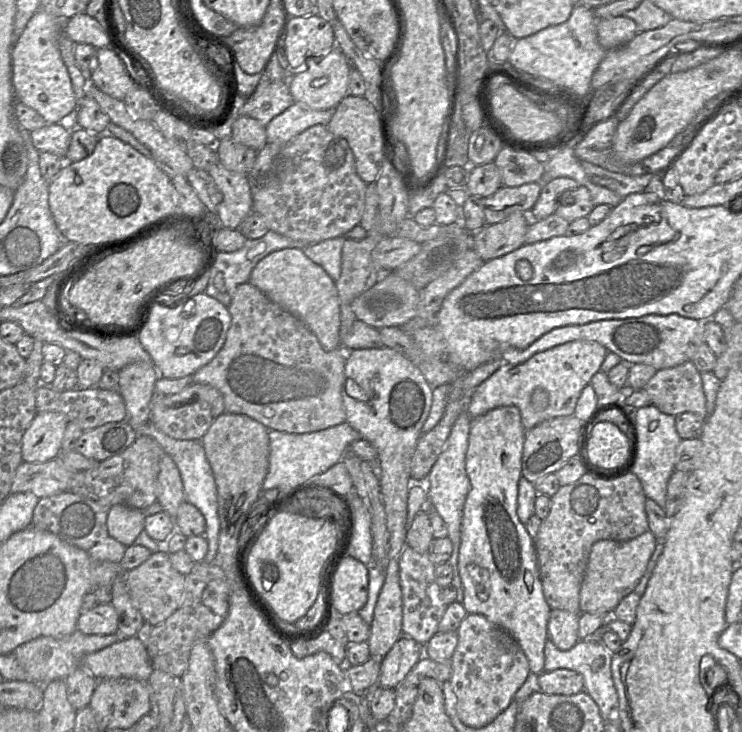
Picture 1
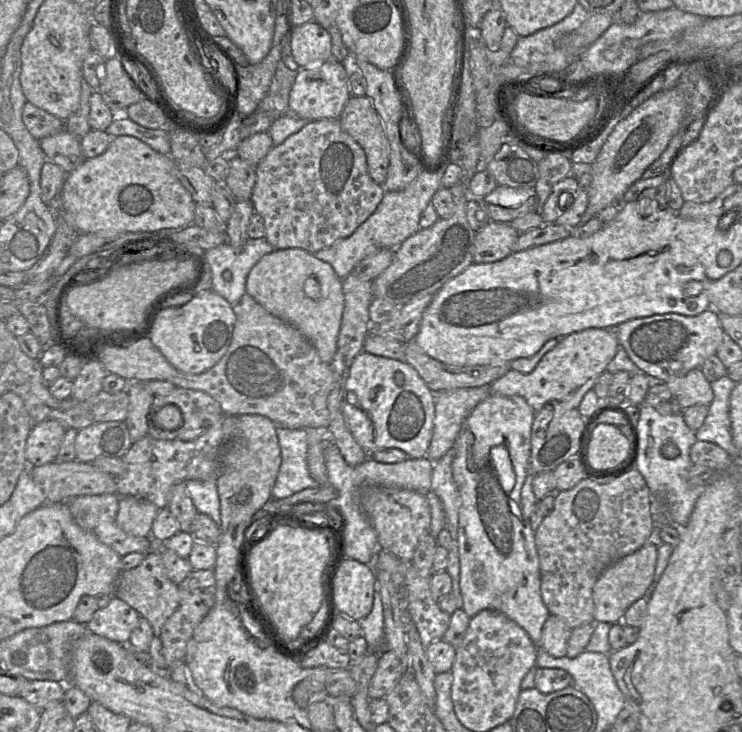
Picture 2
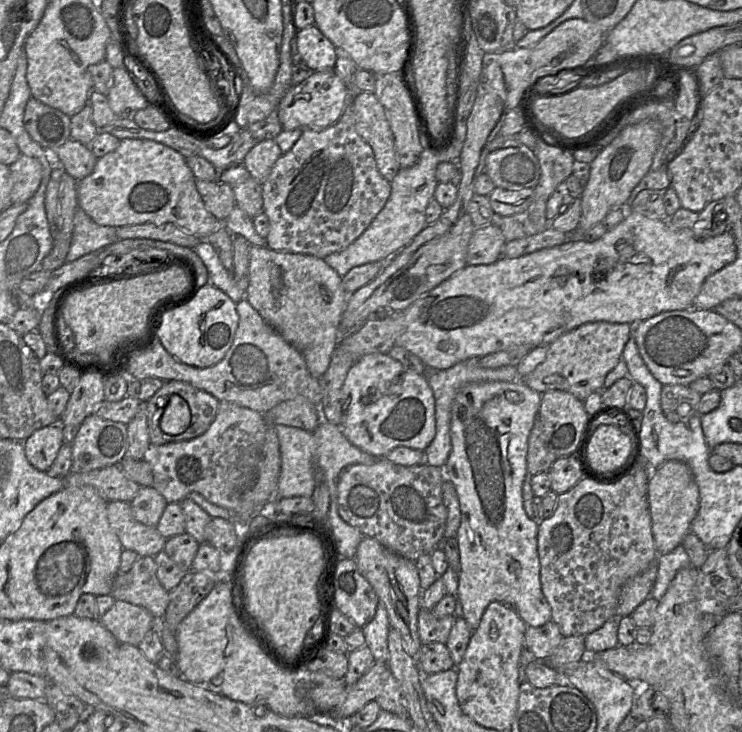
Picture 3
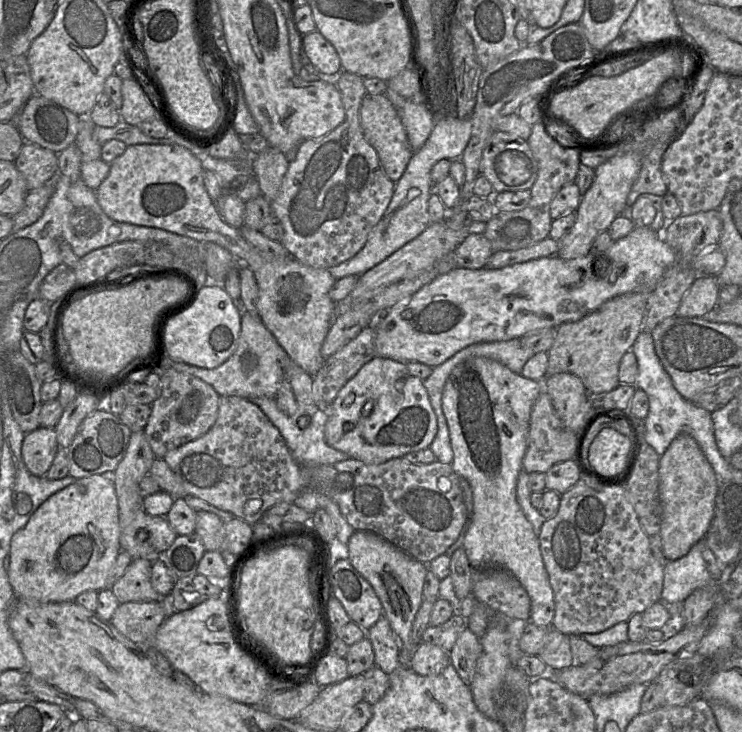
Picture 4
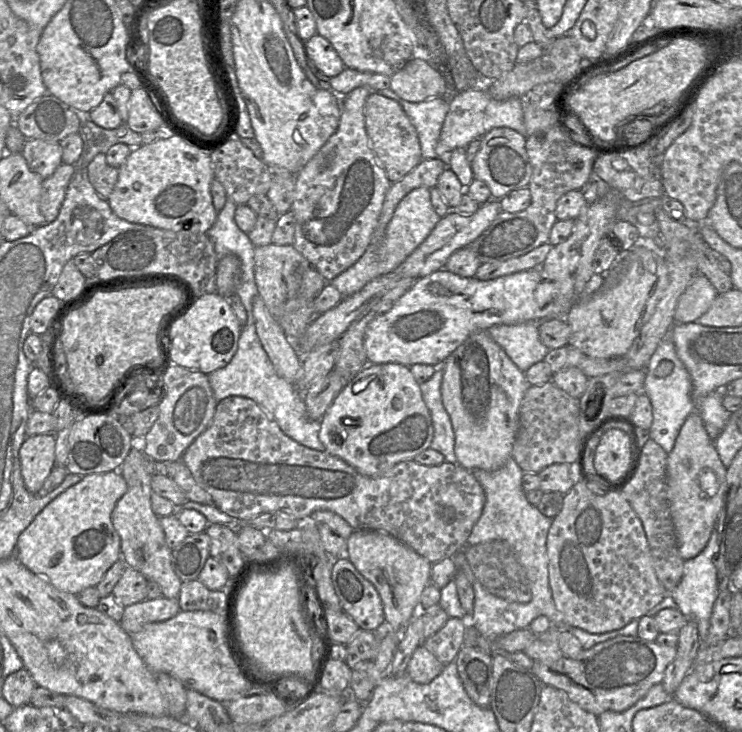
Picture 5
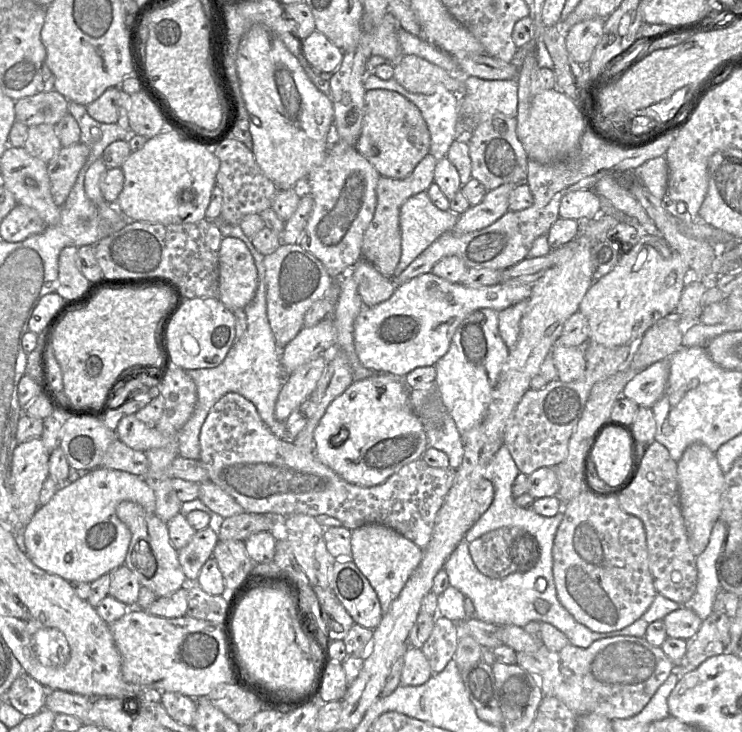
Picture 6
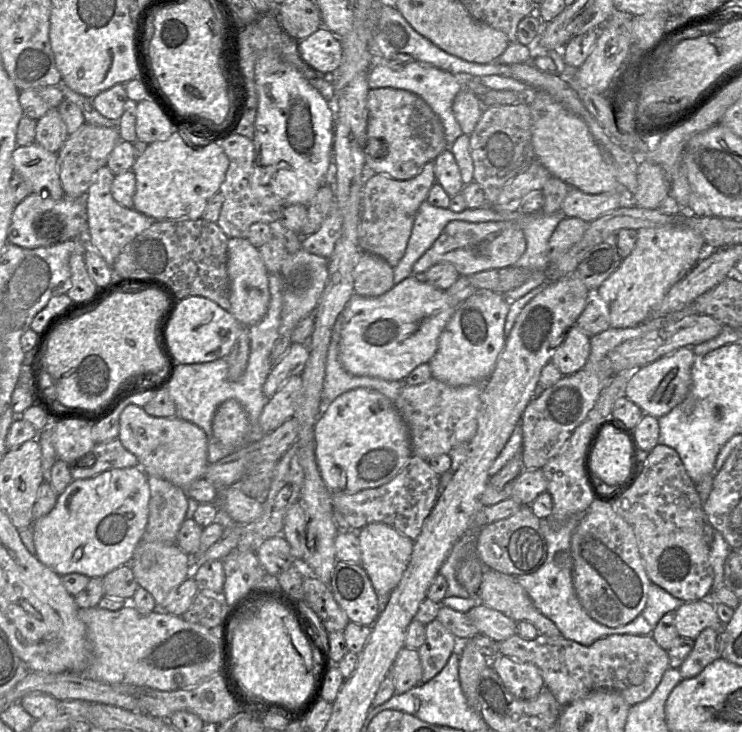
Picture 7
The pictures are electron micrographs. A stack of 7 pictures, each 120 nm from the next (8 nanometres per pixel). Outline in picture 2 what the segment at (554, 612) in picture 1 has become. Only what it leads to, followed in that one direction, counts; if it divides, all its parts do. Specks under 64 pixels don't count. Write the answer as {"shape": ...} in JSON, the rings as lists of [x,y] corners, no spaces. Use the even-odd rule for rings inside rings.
{"shape":[[[550,614],[543,625],[539,644],[539,650],[543,650],[555,658],[566,656],[568,639],[572,629],[565,621]]]}

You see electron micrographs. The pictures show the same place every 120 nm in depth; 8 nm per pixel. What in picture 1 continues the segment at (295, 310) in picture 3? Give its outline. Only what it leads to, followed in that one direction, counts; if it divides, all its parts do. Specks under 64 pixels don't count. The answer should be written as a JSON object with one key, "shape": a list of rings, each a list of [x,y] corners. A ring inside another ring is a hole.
{"shape":[[[285,248],[271,252],[256,264],[248,282],[272,302],[300,319],[316,336],[324,350],[332,351],[340,347],[340,304],[335,282],[321,266],[310,260],[302,249]]]}

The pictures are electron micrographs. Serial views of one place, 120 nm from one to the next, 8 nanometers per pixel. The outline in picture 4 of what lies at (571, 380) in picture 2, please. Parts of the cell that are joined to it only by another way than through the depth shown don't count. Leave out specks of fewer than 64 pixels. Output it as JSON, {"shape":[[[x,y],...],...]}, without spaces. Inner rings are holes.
{"shape":[[[631,292],[616,296],[597,310],[576,322],[562,323],[556,328],[555,340],[548,352],[547,375],[570,373],[579,377],[590,395],[604,395],[620,385],[619,364],[623,355],[630,351],[642,330],[649,294]]]}

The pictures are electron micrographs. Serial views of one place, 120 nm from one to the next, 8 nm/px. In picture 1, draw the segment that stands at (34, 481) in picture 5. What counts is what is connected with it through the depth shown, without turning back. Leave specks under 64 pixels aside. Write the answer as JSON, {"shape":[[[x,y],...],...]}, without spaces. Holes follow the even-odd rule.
{"shape":[[[37,412],[22,437],[22,459],[42,463],[61,453],[68,418],[60,412]]]}

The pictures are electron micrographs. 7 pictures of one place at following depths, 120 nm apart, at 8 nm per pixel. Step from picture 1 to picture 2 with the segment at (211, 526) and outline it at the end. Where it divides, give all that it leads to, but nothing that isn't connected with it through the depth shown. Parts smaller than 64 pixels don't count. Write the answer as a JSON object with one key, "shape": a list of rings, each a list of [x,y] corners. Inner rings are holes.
{"shape":[[[188,480],[185,483],[197,511],[211,517],[221,528],[220,500],[216,481]]]}

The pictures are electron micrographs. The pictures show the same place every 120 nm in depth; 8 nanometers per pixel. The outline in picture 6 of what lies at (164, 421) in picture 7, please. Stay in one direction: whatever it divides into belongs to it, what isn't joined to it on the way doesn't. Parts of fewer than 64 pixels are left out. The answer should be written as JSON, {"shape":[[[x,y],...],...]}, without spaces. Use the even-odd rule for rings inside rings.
{"shape":[[[124,416],[115,429],[117,438],[128,447],[145,452],[151,448],[161,448],[174,440],[176,435],[163,435],[155,427],[148,427],[135,417]]]}

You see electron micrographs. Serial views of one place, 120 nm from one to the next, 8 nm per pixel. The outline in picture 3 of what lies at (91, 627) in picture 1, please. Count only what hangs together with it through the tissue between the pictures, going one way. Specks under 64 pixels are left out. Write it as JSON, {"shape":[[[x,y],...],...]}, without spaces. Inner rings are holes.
{"shape":[[[115,600],[114,604],[99,617],[99,620],[120,642],[134,646],[138,646],[145,634],[156,625],[155,618],[147,609],[121,600]]]}

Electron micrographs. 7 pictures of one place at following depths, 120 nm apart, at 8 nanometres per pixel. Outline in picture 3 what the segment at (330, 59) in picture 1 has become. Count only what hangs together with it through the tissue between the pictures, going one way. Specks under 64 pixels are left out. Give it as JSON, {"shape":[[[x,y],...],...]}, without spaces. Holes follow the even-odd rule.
{"shape":[[[316,71],[300,84],[290,87],[278,105],[283,130],[321,131],[334,125],[350,100],[350,90],[333,71]]]}

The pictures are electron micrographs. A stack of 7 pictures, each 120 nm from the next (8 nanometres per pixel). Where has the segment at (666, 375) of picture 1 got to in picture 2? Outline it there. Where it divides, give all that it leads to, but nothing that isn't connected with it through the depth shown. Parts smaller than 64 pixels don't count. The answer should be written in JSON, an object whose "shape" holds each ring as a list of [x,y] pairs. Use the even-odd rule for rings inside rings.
{"shape":[[[699,368],[692,369],[682,377],[673,377],[664,383],[682,409],[694,405],[709,406],[713,401],[714,394],[710,382]]]}

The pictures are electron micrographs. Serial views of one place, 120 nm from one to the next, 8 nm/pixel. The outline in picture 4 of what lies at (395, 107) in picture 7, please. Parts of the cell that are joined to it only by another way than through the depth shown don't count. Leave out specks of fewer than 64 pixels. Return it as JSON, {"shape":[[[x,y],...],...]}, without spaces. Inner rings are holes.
{"shape":[[[385,94],[364,96],[360,107],[360,125],[363,135],[378,154],[385,174],[396,183],[403,175],[413,154],[401,117]]]}

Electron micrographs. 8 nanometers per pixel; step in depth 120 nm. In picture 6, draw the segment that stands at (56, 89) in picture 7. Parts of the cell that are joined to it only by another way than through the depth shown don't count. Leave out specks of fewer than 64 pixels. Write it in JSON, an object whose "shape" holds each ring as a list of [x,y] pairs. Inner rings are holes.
{"shape":[[[56,90],[15,101],[15,118],[27,127],[40,124],[55,126],[68,112],[68,100]]]}

